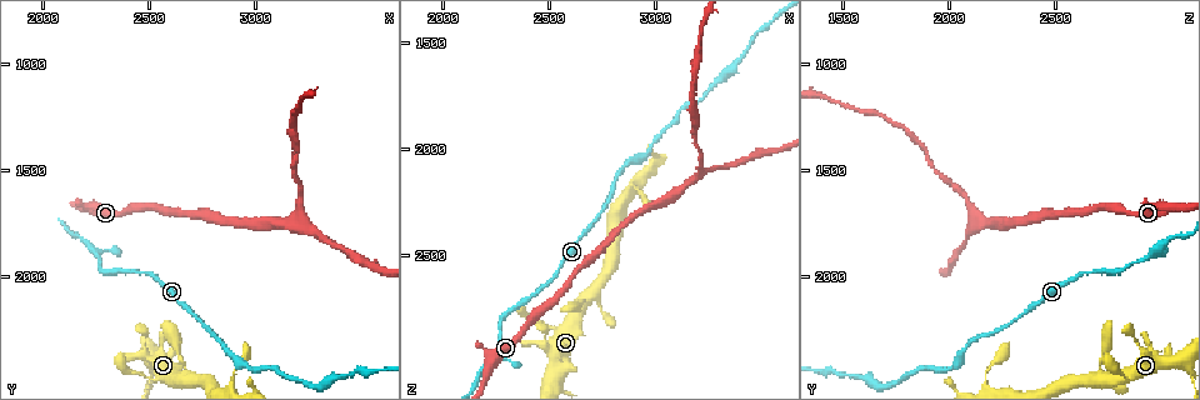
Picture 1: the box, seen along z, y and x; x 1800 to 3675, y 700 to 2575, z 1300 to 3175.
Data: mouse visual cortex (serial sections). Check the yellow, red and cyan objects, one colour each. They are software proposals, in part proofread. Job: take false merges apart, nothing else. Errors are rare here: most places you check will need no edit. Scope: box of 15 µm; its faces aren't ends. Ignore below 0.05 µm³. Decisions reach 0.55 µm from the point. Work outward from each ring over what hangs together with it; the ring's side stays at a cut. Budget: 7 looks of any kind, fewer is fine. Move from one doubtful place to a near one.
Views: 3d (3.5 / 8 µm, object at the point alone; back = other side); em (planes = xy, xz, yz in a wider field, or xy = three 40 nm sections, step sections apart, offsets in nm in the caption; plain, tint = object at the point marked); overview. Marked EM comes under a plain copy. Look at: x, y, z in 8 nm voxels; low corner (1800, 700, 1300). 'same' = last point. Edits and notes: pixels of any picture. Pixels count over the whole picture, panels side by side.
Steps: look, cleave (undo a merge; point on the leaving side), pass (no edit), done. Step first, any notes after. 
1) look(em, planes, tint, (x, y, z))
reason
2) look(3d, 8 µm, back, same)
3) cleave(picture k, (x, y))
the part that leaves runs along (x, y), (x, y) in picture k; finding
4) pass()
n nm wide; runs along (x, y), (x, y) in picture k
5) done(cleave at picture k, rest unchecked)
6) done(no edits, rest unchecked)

look(3d, 8 µm, (2660, 2450, 2700))
thin arm on a thick one

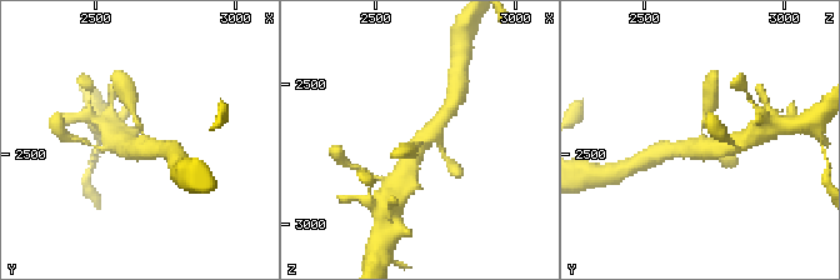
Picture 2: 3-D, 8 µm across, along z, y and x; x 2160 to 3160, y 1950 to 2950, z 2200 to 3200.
look(em, xy, step 5, tint, (2670, 2440, 2710))
4 arms; arms of 150, 150, 400, 600 nm; now the EM

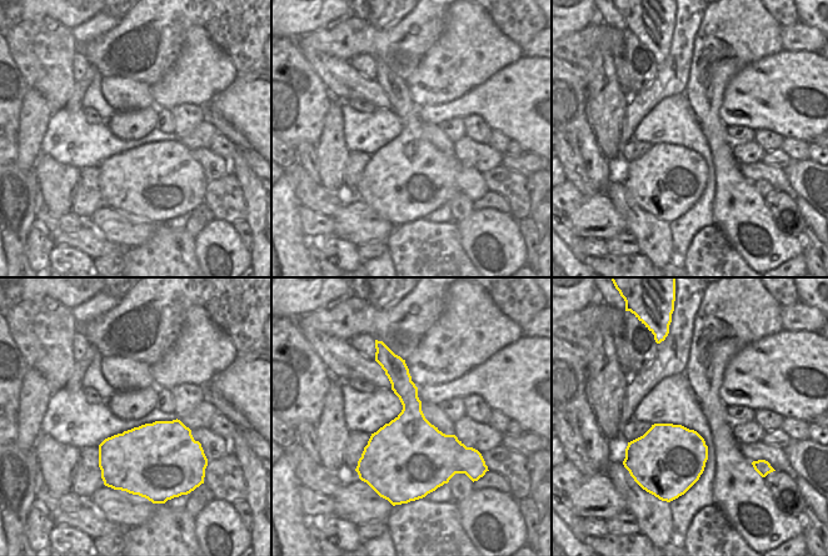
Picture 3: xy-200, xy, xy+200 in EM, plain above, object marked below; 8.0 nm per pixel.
pass()
runs along (405, 173), (418, 144), (444, 116) in picture 2; all the same cell

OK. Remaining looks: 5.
look(3d, 3.5 µm, (2480, 2310, 2890))
a narrow waist

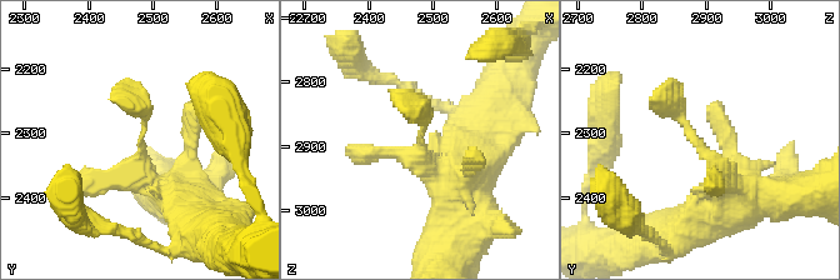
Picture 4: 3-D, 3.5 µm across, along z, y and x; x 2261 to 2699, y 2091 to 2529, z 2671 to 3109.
look(em, xy, step 5, tint, (2485, 2315, 2880))

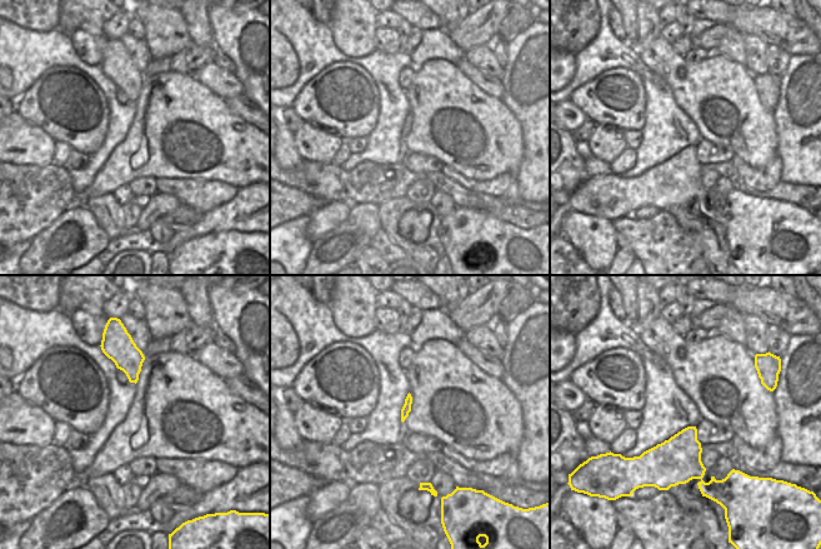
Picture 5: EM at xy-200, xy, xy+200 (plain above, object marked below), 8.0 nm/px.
pass()
runs along (194, 205), (140, 171), (144, 109), (114, 94) in picture 4; one cell here

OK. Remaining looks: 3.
look(3d, 3.5 µm, (2190, 1830, 3060))
thin neck

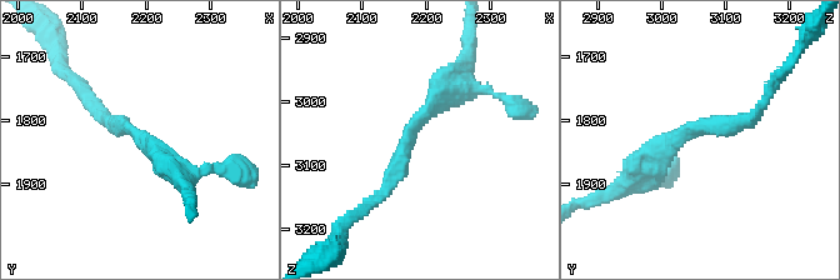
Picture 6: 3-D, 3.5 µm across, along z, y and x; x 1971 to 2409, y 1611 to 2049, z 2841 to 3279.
pass()
runs along (456, 78), (418, 119), (375, 199) in picture 6; continuous, no second cell

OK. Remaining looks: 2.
done(no edits, rest unchecked)

